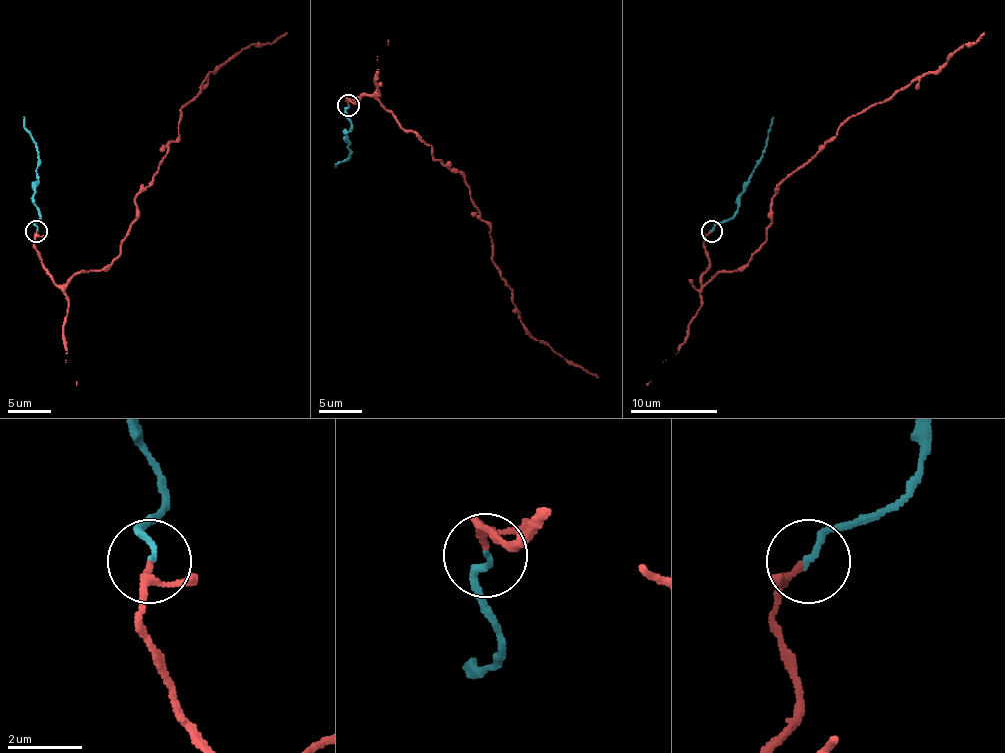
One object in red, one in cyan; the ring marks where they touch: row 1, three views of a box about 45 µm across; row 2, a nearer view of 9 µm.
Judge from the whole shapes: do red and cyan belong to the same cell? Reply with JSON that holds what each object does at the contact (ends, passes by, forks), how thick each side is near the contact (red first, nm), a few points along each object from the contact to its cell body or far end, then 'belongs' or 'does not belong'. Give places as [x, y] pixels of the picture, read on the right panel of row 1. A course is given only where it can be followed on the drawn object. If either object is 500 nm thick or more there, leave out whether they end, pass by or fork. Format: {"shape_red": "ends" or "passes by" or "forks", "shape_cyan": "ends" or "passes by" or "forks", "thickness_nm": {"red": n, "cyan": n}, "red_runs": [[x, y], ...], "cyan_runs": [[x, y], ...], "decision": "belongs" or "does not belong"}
{"shape_red": "passes by", "shape_cyan": "ends", "thickness_nm": {"red": 150, "cyan": 150}, "red_runs": [[711, 230], [702, 284], [720, 271], [741, 269], [765, 241], [776, 189], [858, 113], [984, 33]], "cyan_runs": [[711, 230], [735, 213], [739, 193], [761, 156], [774, 117]], "decision": "belongs"}

